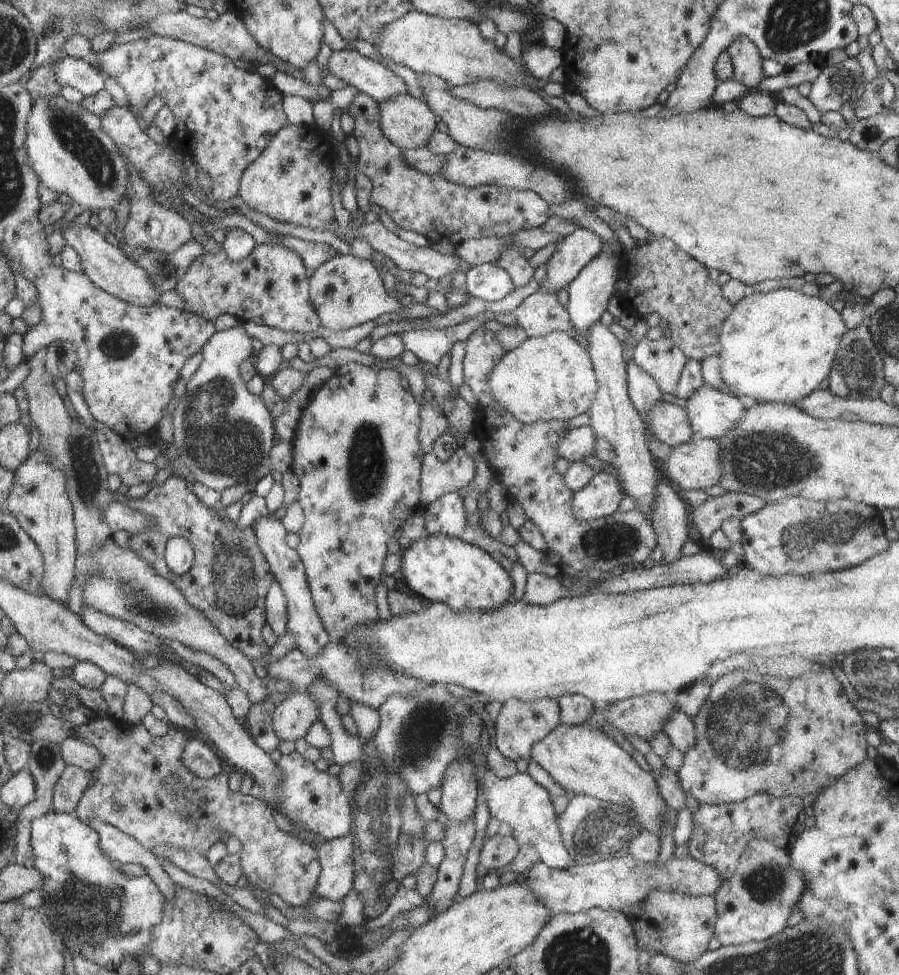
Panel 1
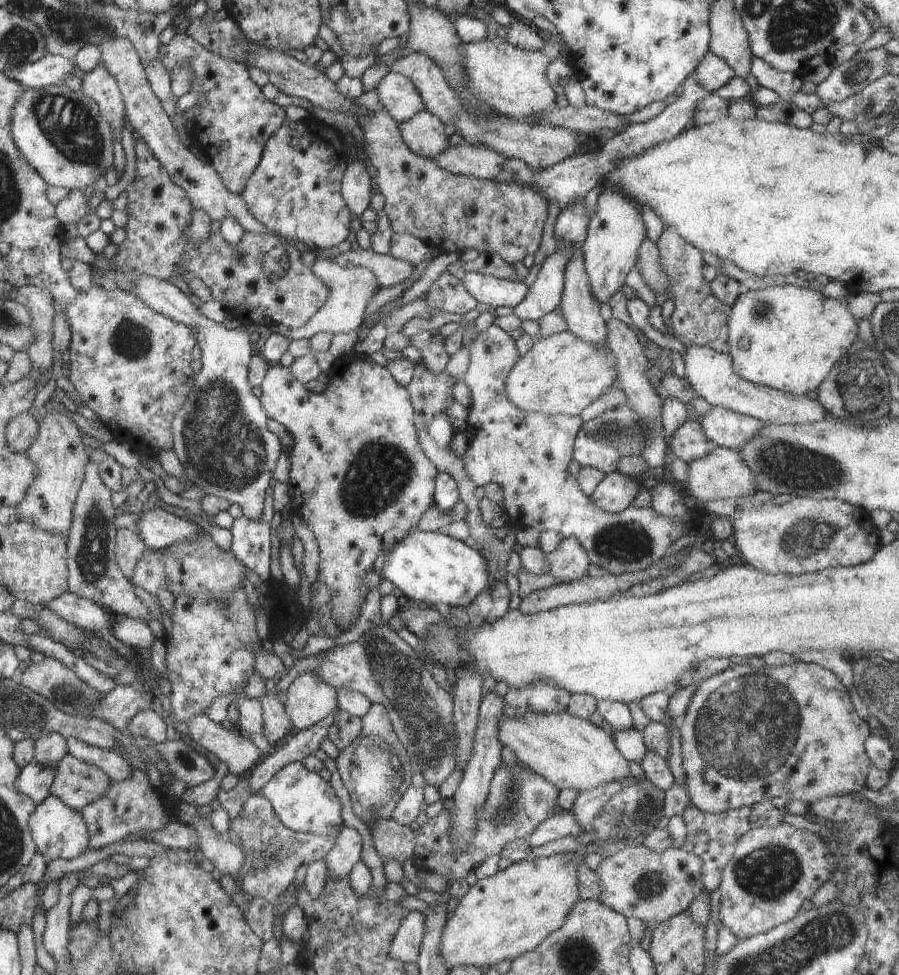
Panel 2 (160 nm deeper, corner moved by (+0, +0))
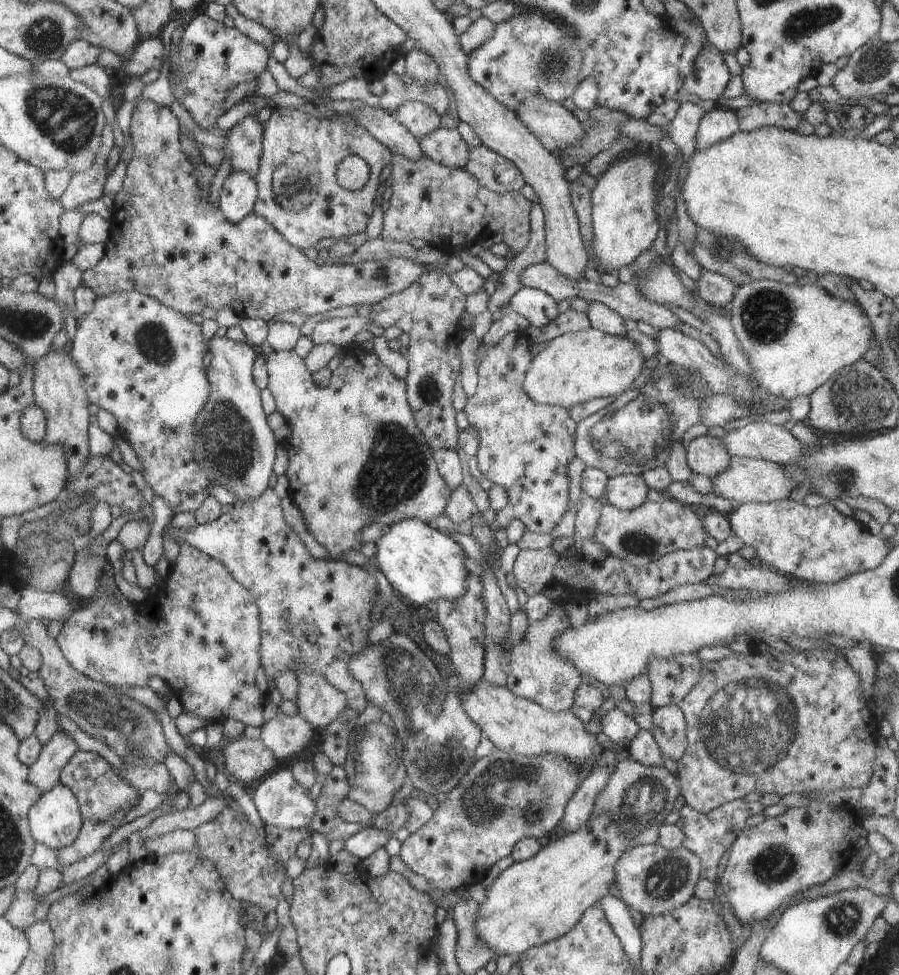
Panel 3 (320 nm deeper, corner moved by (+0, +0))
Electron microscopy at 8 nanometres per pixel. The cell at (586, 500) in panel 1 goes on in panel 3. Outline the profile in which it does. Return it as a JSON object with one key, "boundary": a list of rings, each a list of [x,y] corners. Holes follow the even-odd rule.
{"boundary":[[[624,474],[609,478],[604,496],[614,508],[630,511],[648,501],[648,491],[649,488],[640,475]]]}

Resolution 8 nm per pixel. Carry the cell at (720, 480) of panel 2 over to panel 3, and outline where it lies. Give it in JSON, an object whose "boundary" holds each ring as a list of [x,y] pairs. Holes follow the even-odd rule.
{"boundary":[[[730,456],[730,464],[722,474],[709,478],[712,483],[713,494],[731,500],[735,505],[747,503],[768,503],[776,500],[789,499],[796,488],[796,484],[786,476],[782,465],[751,457]]]}

